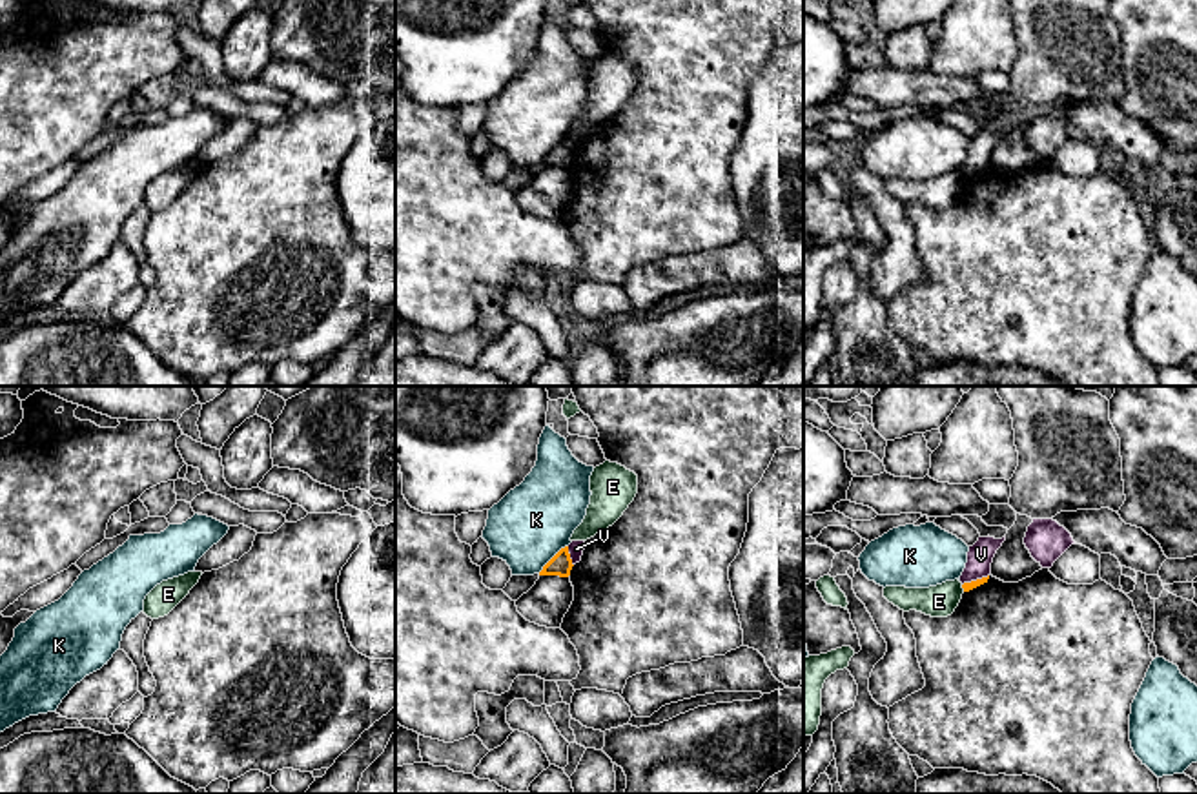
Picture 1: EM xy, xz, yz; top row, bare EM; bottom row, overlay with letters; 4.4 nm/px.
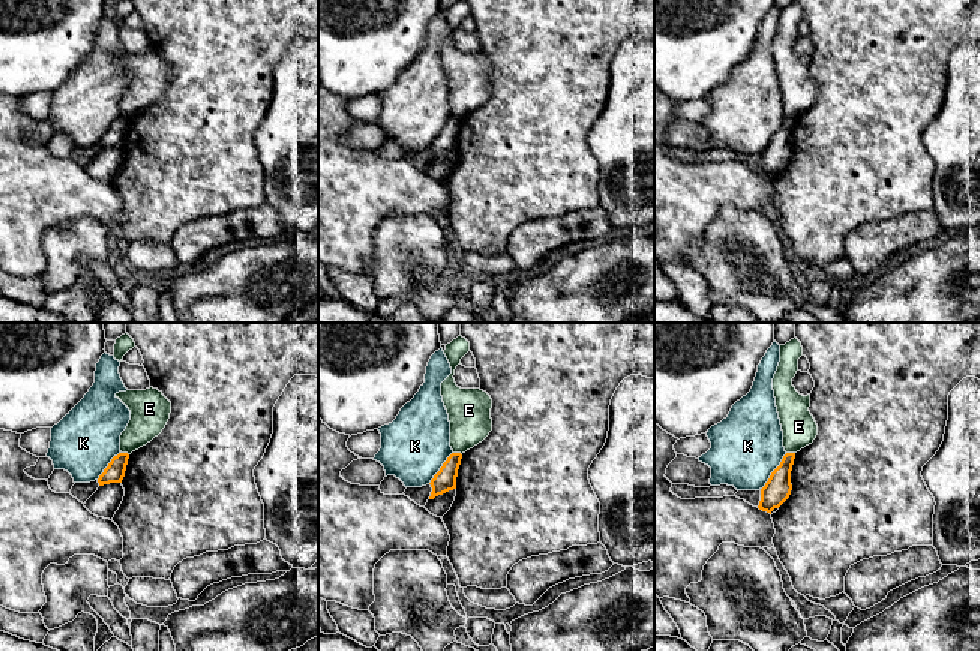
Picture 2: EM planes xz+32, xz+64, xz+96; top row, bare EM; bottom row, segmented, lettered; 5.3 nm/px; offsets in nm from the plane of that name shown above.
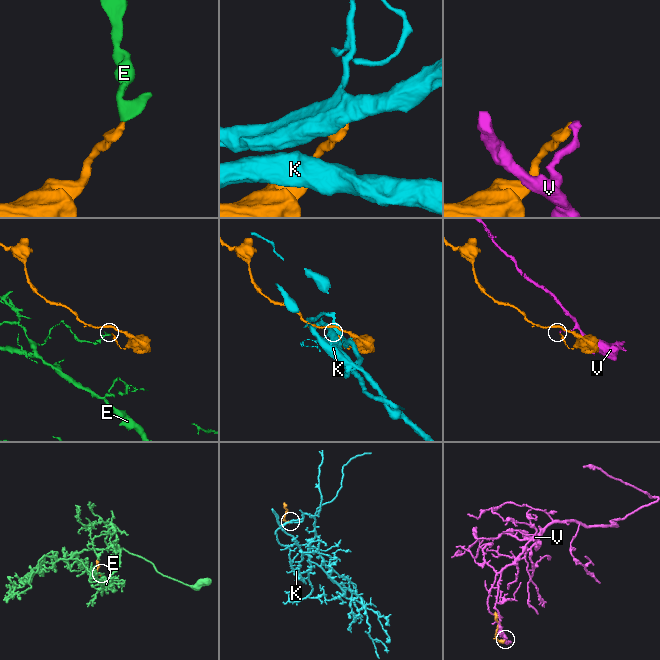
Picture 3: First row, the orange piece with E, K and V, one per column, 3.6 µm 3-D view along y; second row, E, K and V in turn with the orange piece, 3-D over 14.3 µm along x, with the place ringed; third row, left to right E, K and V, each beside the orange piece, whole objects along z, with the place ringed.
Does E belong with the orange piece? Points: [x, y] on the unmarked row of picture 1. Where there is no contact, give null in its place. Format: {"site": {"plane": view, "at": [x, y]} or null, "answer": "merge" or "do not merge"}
{"site": {"plane": "yz", "at": [962, 179]}, "answer": "do not merge"}

